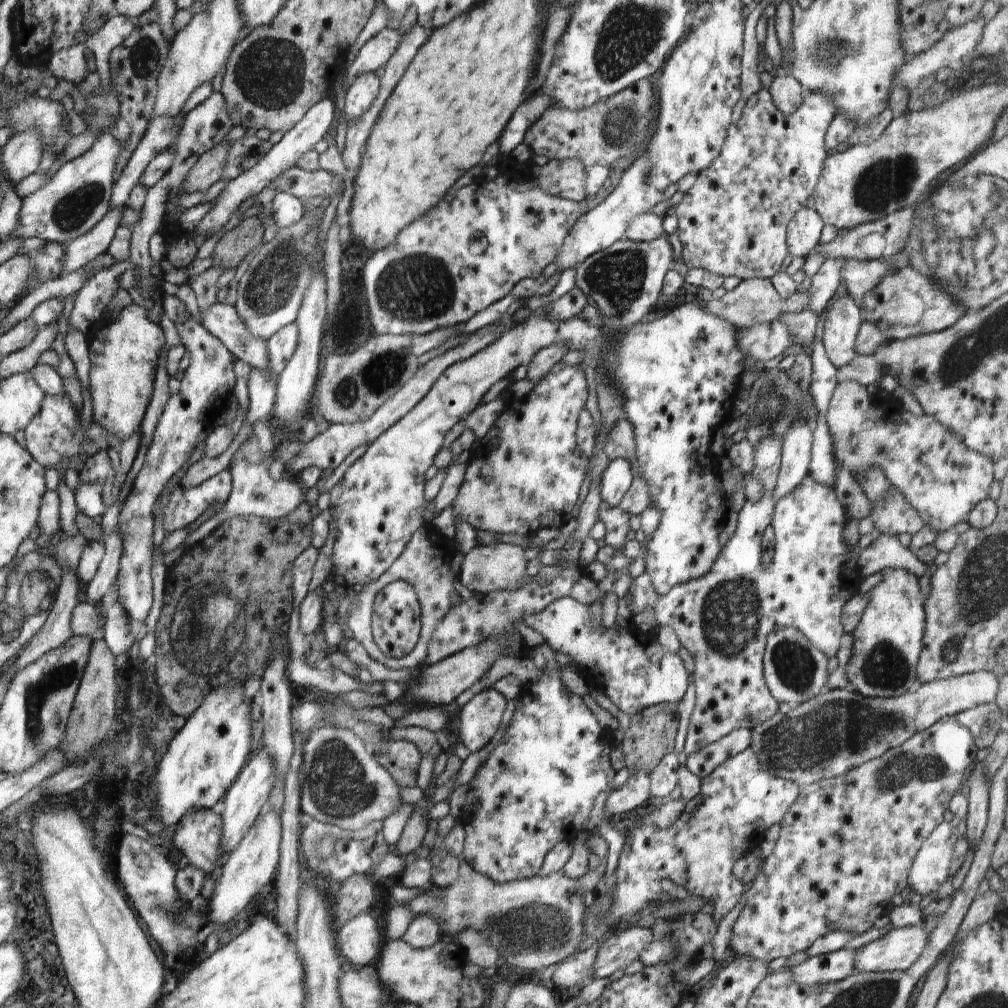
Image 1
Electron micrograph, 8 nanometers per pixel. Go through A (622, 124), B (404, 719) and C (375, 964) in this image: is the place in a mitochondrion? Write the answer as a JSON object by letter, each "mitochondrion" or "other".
{"A":"mitochondrion","B":"other","C":"other"}

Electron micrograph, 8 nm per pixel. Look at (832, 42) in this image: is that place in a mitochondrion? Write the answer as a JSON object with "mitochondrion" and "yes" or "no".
{"mitochondrion":"yes"}

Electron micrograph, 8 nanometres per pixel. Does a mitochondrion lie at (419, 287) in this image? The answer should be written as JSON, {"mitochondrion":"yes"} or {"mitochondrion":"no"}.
{"mitochondrion":"yes"}

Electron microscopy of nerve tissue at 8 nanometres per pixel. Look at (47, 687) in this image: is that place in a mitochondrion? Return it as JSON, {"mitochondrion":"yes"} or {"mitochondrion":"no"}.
{"mitochondrion":"yes"}

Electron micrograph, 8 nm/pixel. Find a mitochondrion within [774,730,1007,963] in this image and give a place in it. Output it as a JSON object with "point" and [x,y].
{"point":[930,767]}

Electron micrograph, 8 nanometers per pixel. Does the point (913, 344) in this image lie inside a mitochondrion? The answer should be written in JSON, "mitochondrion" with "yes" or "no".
{"mitochondrion":"no"}

